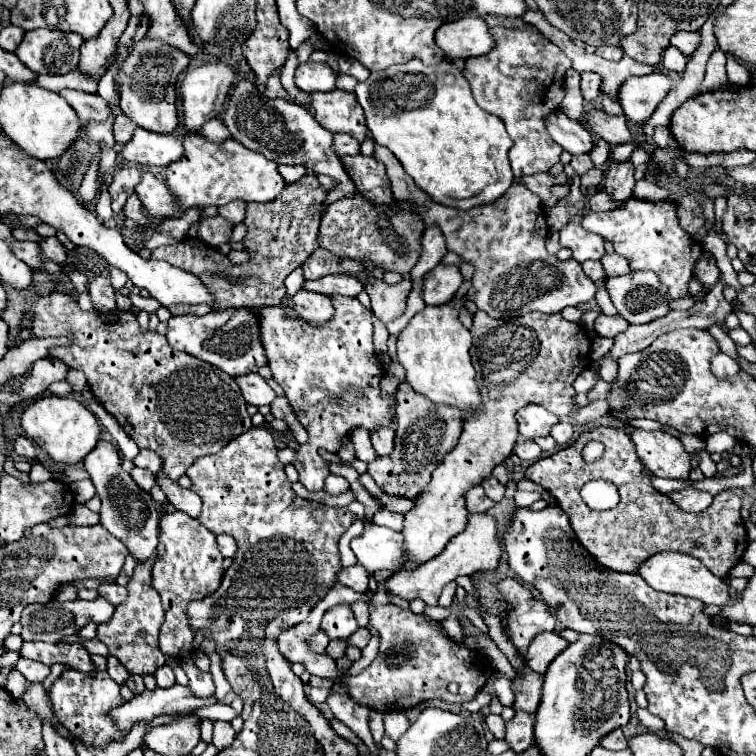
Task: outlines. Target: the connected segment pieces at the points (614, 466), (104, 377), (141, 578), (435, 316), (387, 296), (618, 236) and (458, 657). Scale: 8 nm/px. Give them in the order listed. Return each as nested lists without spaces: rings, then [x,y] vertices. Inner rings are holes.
[[[596,427],[584,431],[570,447],[532,463],[526,469],[526,477],[542,485],[558,501],[558,505],[568,513],[578,541],[582,541],[600,565],[606,565],[612,571],[636,573],[648,557],[670,549],[698,557],[716,577],[724,579],[730,569],[740,563],[748,545],[746,527],[740,517],[742,501],[736,493],[722,491],[714,495],[714,501],[706,511],[682,511],[664,493],[652,487],[648,469],[642,467],[632,439],[622,429]],[[588,441],[602,441],[606,447],[604,455],[594,463],[586,463],[582,459],[582,447]],[[590,479],[612,481],[620,491],[620,503],[610,511],[592,511],[580,497],[582,485]]]
[[[50,293],[46,297],[40,297],[40,301],[34,305],[32,333],[36,337],[68,335],[74,339],[72,347],[56,347],[50,355],[64,361],[68,367],[82,369],[86,373],[90,391],[94,393],[96,401],[102,403],[104,409],[118,419],[118,423],[140,449],[152,449],[162,457],[162,469],[172,479],[182,477],[198,457],[220,451],[224,445],[228,445],[228,441],[252,427],[250,415],[246,411],[246,401],[236,381],[228,373],[208,365],[206,361],[188,357],[186,353],[176,353],[164,335],[158,335],[154,331],[142,333],[136,315],[130,311],[86,313],[78,307],[74,295]]]
[[[152,561],[144,565],[136,565],[134,575],[128,583],[128,597],[120,603],[108,623],[98,625],[96,639],[100,639],[108,647],[108,655],[116,657],[132,675],[154,675],[158,667],[166,663],[166,655],[158,649],[158,631],[164,621],[164,609],[160,603],[160,595],[152,589]]]
[[[452,299],[436,307],[426,305],[410,319],[406,329],[398,335],[398,361],[406,369],[406,381],[416,393],[426,395],[432,403],[456,405],[462,413],[466,413],[468,409],[482,405],[474,381],[476,373],[470,361],[470,347],[472,335],[458,321],[458,311]]]
[[[370,279],[366,283],[366,293],[372,299],[372,313],[388,323],[400,317],[406,309],[406,297],[410,293],[410,281],[402,279],[396,285],[388,285],[382,279]]]
[[[630,197],[612,211],[588,211],[580,225],[610,241],[614,251],[628,259],[632,271],[654,271],[660,281],[668,285],[672,299],[680,299],[688,293],[688,281],[694,277],[694,263],[702,253],[702,245],[678,225],[676,205],[672,201],[644,201]]]
[[[384,605],[370,609],[370,625],[380,633],[380,653],[360,675],[348,677],[348,689],[360,705],[374,711],[406,711],[430,699],[466,703],[472,701],[496,673],[482,653],[474,653],[464,643],[458,645],[452,641],[442,625],[426,615],[416,615],[396,605]],[[448,683],[458,683],[458,695],[448,691]]]

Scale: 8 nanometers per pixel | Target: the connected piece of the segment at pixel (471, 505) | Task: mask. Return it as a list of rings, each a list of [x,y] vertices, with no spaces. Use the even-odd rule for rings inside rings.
[[[480,485],[472,487],[466,493],[466,507],[470,513],[488,513],[494,507],[494,501],[490,501]]]

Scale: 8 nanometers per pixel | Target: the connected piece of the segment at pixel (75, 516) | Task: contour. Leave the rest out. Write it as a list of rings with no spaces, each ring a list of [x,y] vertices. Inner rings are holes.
[[[76,504],[67,518],[69,525],[90,526],[99,523],[100,514],[90,511],[85,505]]]

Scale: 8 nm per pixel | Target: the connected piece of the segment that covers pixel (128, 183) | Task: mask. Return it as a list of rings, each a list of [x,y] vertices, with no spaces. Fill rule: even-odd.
[[[122,167],[112,175],[110,181],[110,195],[112,195],[112,209],[120,213],[124,209],[126,199],[134,193],[134,187],[142,179],[142,169],[138,167]]]

